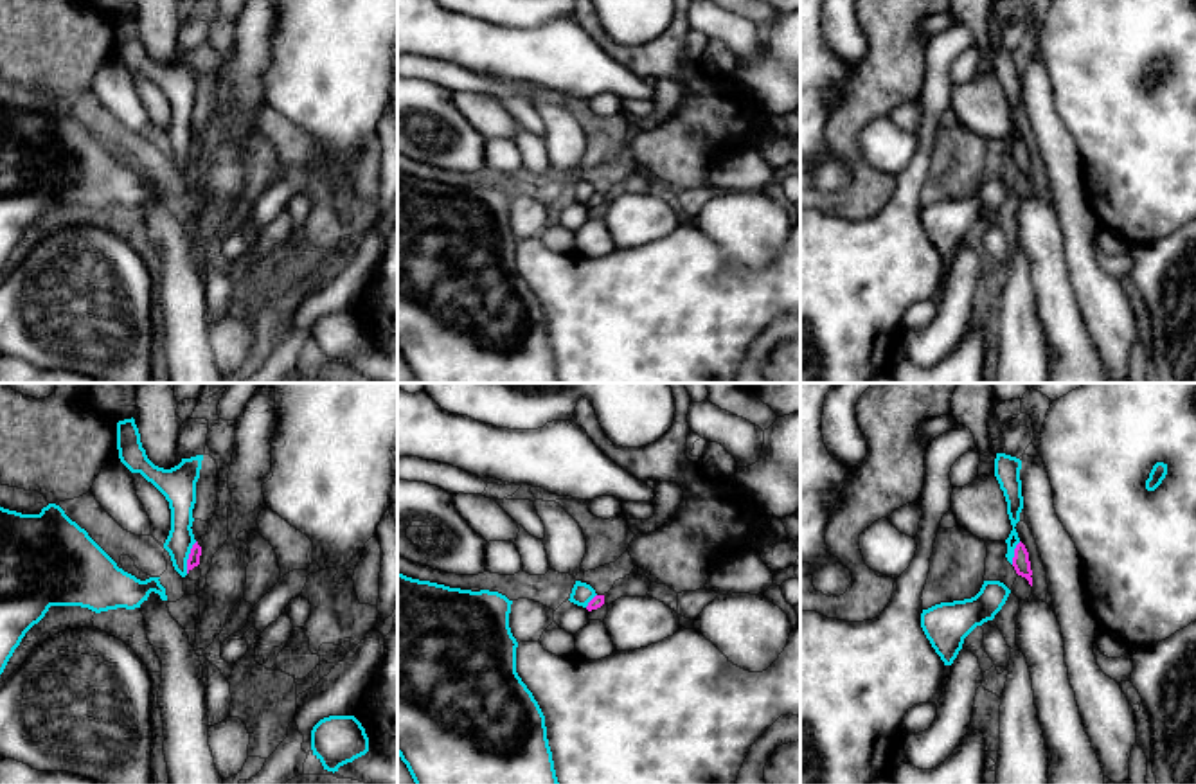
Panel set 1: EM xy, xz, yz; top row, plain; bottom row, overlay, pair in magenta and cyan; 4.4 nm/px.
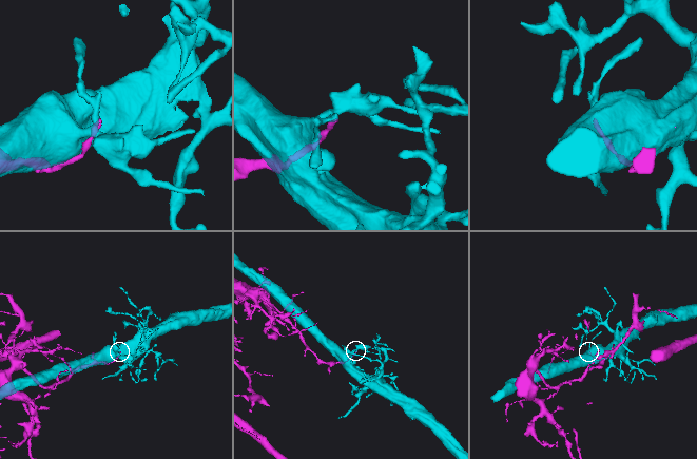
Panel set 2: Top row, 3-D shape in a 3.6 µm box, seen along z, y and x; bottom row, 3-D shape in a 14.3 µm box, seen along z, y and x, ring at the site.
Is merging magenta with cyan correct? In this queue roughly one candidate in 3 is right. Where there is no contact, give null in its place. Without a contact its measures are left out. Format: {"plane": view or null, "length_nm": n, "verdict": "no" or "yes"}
{"plane": "xy", "length_nm": 150, "verdict": "no"}

